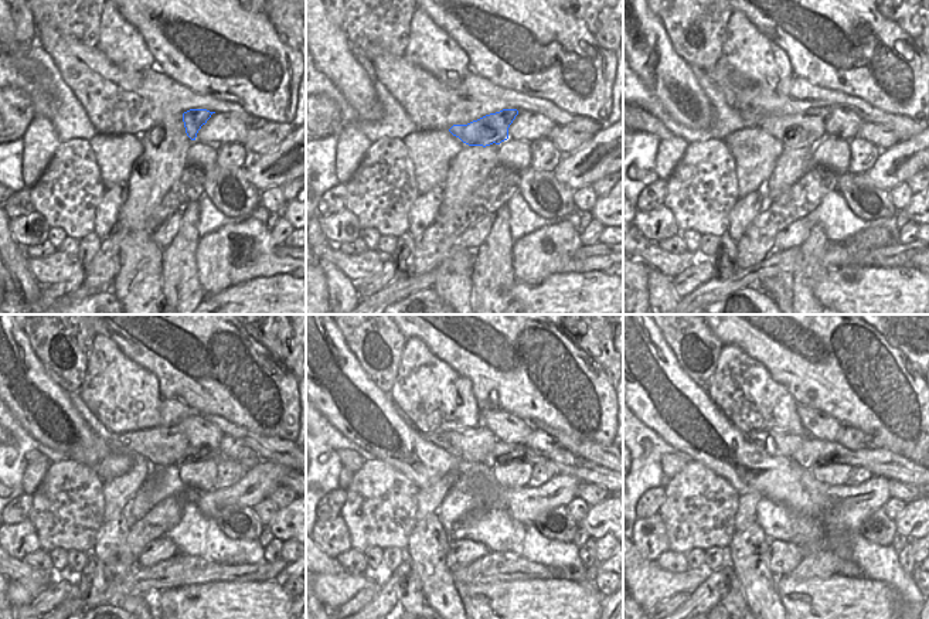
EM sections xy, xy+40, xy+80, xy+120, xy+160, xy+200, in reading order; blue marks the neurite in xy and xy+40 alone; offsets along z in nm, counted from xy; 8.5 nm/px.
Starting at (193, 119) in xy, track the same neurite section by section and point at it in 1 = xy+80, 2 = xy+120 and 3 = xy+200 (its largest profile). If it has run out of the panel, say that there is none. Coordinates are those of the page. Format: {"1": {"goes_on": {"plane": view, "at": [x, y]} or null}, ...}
{"1": {"goes_on": {"plane": "xy+80", "at": [806, 129]}}, "2": {"goes_on": {"plane": "xy+120", "at": [163, 445]}}, "3": {"goes_on": {"plane": "xy+200", "at": [782, 442]}}}

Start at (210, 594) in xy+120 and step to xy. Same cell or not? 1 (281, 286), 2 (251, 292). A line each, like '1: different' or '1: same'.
1: same
2: same

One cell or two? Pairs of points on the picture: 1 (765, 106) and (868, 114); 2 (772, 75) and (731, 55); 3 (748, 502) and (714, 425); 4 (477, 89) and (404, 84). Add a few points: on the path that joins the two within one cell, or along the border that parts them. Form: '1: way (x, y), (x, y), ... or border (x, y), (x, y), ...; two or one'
1: way (790, 104), (814, 99), (843, 101); one
2: way (762, 65), (752, 55), (741, 55); one
3: border (739, 493), (761, 492), (764, 495); two
4: way (465, 102), (426, 101), (424, 98); one

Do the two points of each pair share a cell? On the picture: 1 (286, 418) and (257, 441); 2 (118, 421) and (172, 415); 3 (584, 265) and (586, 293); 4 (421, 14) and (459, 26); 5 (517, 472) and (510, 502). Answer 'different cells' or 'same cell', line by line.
1: different cells
2: different cells
3: different cells
4: different cells
5: different cells

